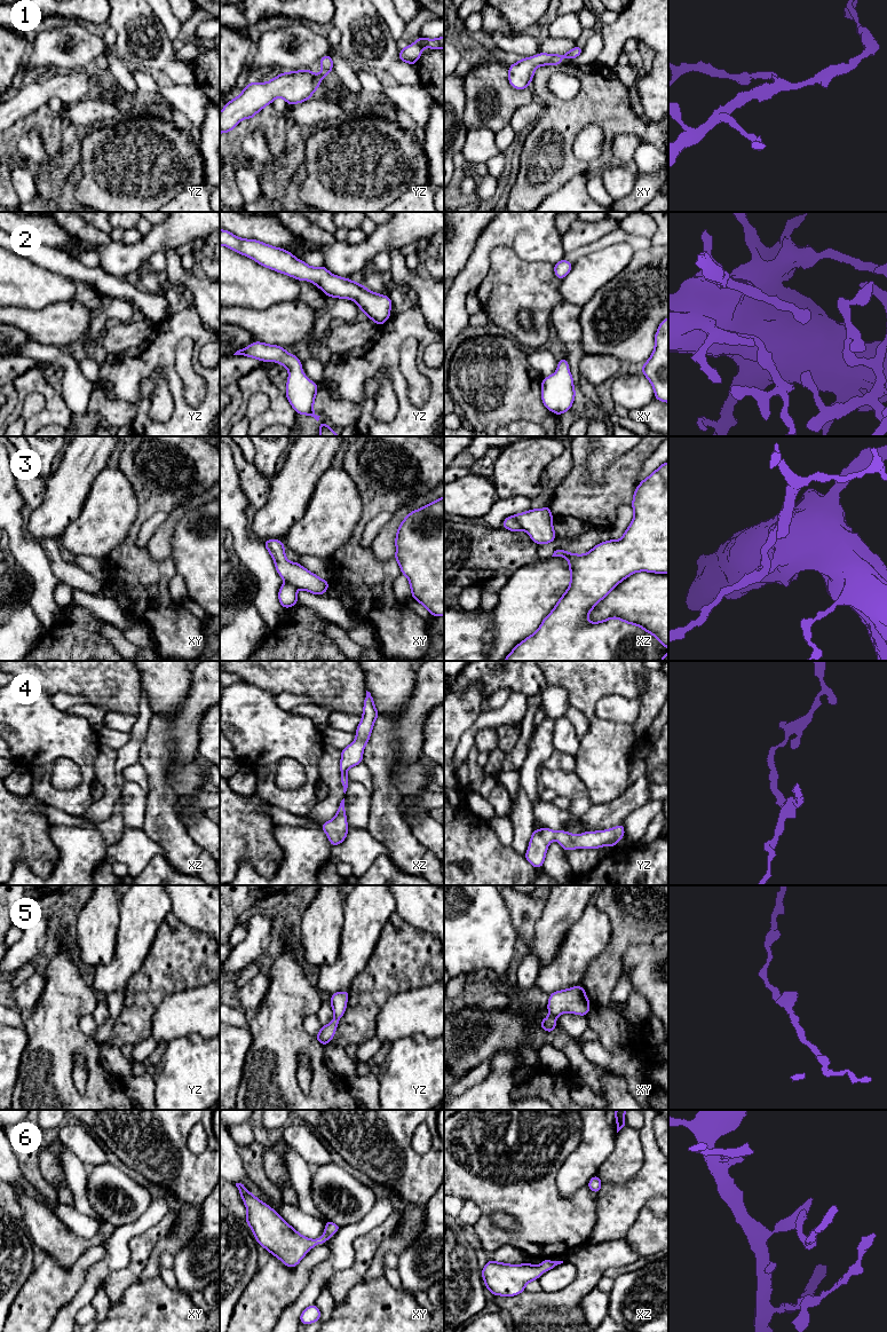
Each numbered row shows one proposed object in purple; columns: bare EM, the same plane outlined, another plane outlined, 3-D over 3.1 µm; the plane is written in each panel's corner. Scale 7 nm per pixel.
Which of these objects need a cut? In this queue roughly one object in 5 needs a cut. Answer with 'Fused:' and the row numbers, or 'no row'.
Fused: 3

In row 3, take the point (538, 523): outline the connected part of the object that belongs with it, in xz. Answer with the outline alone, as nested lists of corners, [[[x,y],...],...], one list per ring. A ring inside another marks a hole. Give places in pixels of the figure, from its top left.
[[[549,505],[540,510],[531,509],[528,512],[515,514],[515,519],[521,529],[528,533],[538,545],[552,543],[556,538],[553,529],[554,517]]]

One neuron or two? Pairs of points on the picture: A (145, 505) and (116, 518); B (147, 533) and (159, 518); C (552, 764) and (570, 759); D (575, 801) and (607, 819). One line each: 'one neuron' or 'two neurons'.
A: two neurons
B: one neuron
C: one neuron
D: two neurons

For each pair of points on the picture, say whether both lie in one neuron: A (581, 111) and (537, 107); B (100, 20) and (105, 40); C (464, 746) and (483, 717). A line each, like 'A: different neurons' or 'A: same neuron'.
A: different neurons
B: different neurons
C: same neuron

